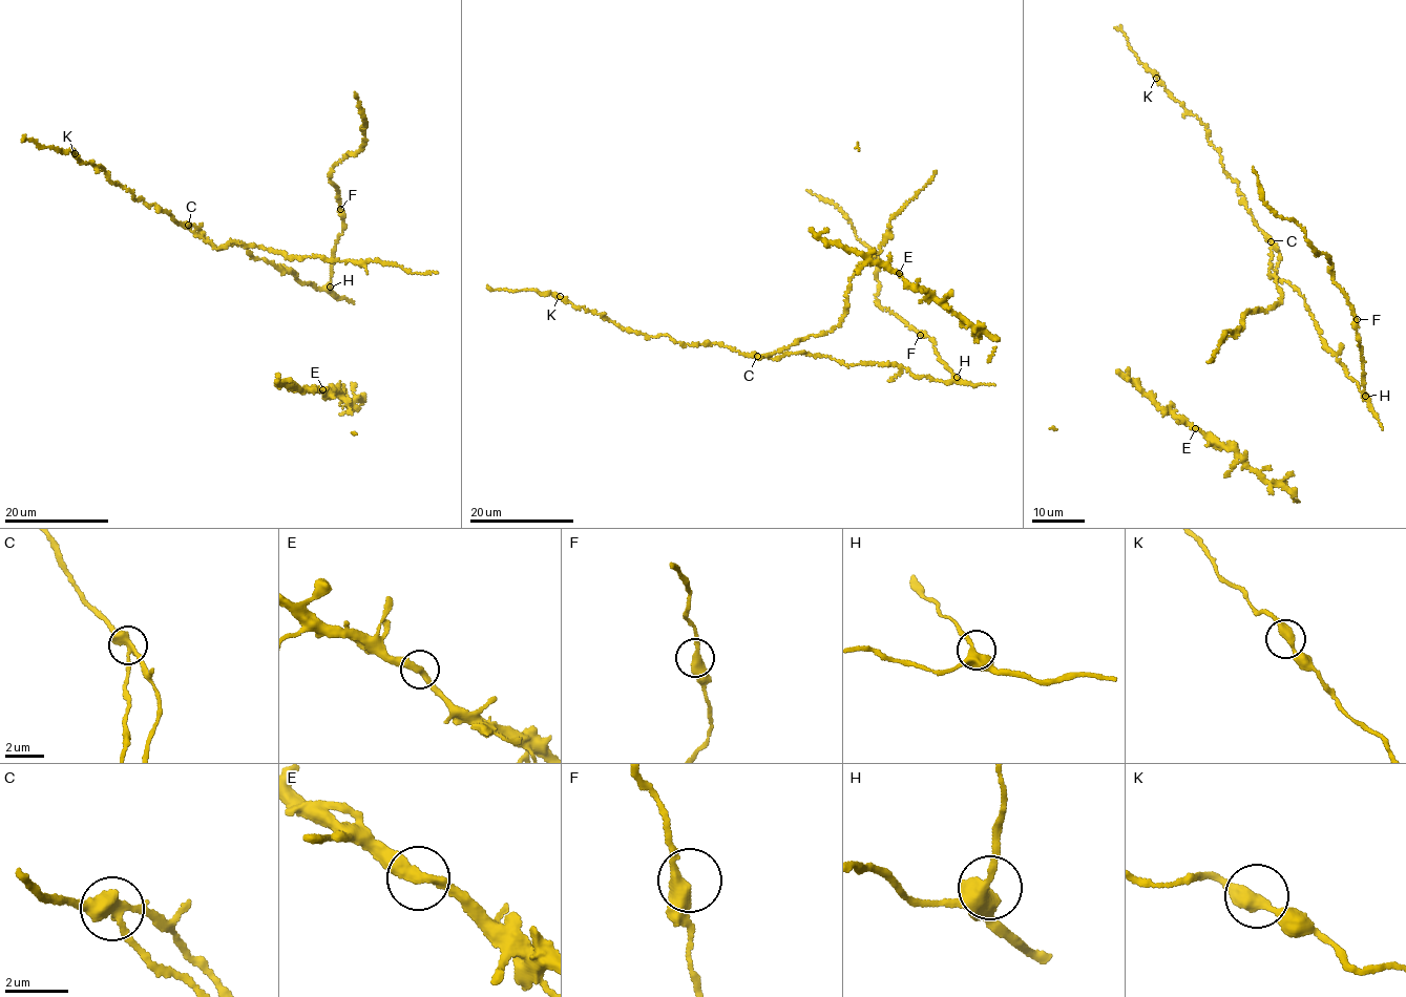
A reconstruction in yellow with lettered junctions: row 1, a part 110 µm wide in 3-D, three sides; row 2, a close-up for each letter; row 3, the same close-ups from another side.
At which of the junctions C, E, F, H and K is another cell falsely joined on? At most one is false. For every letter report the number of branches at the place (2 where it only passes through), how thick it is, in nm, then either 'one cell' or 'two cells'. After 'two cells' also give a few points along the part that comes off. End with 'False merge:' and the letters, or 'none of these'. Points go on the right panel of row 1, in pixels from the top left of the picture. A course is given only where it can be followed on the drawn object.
C: branches 3; calibre 360 nm; two cells; course (1272, 241), (1268, 274), (1276, 277), (1281, 301), (1245, 313), (1244, 325), (1224, 334), (1209, 362)
E: branches 2; calibre 360 nm; one cell
F: branches 2; calibre 420 nm; one cell
H: branches 3; calibre 440 nm; one cell
K: branches 2; calibre 360 nm; one cell
False merge: C

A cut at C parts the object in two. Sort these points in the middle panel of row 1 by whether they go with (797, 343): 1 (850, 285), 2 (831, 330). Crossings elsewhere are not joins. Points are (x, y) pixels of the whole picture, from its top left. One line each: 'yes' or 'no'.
1: yes
2: yes

